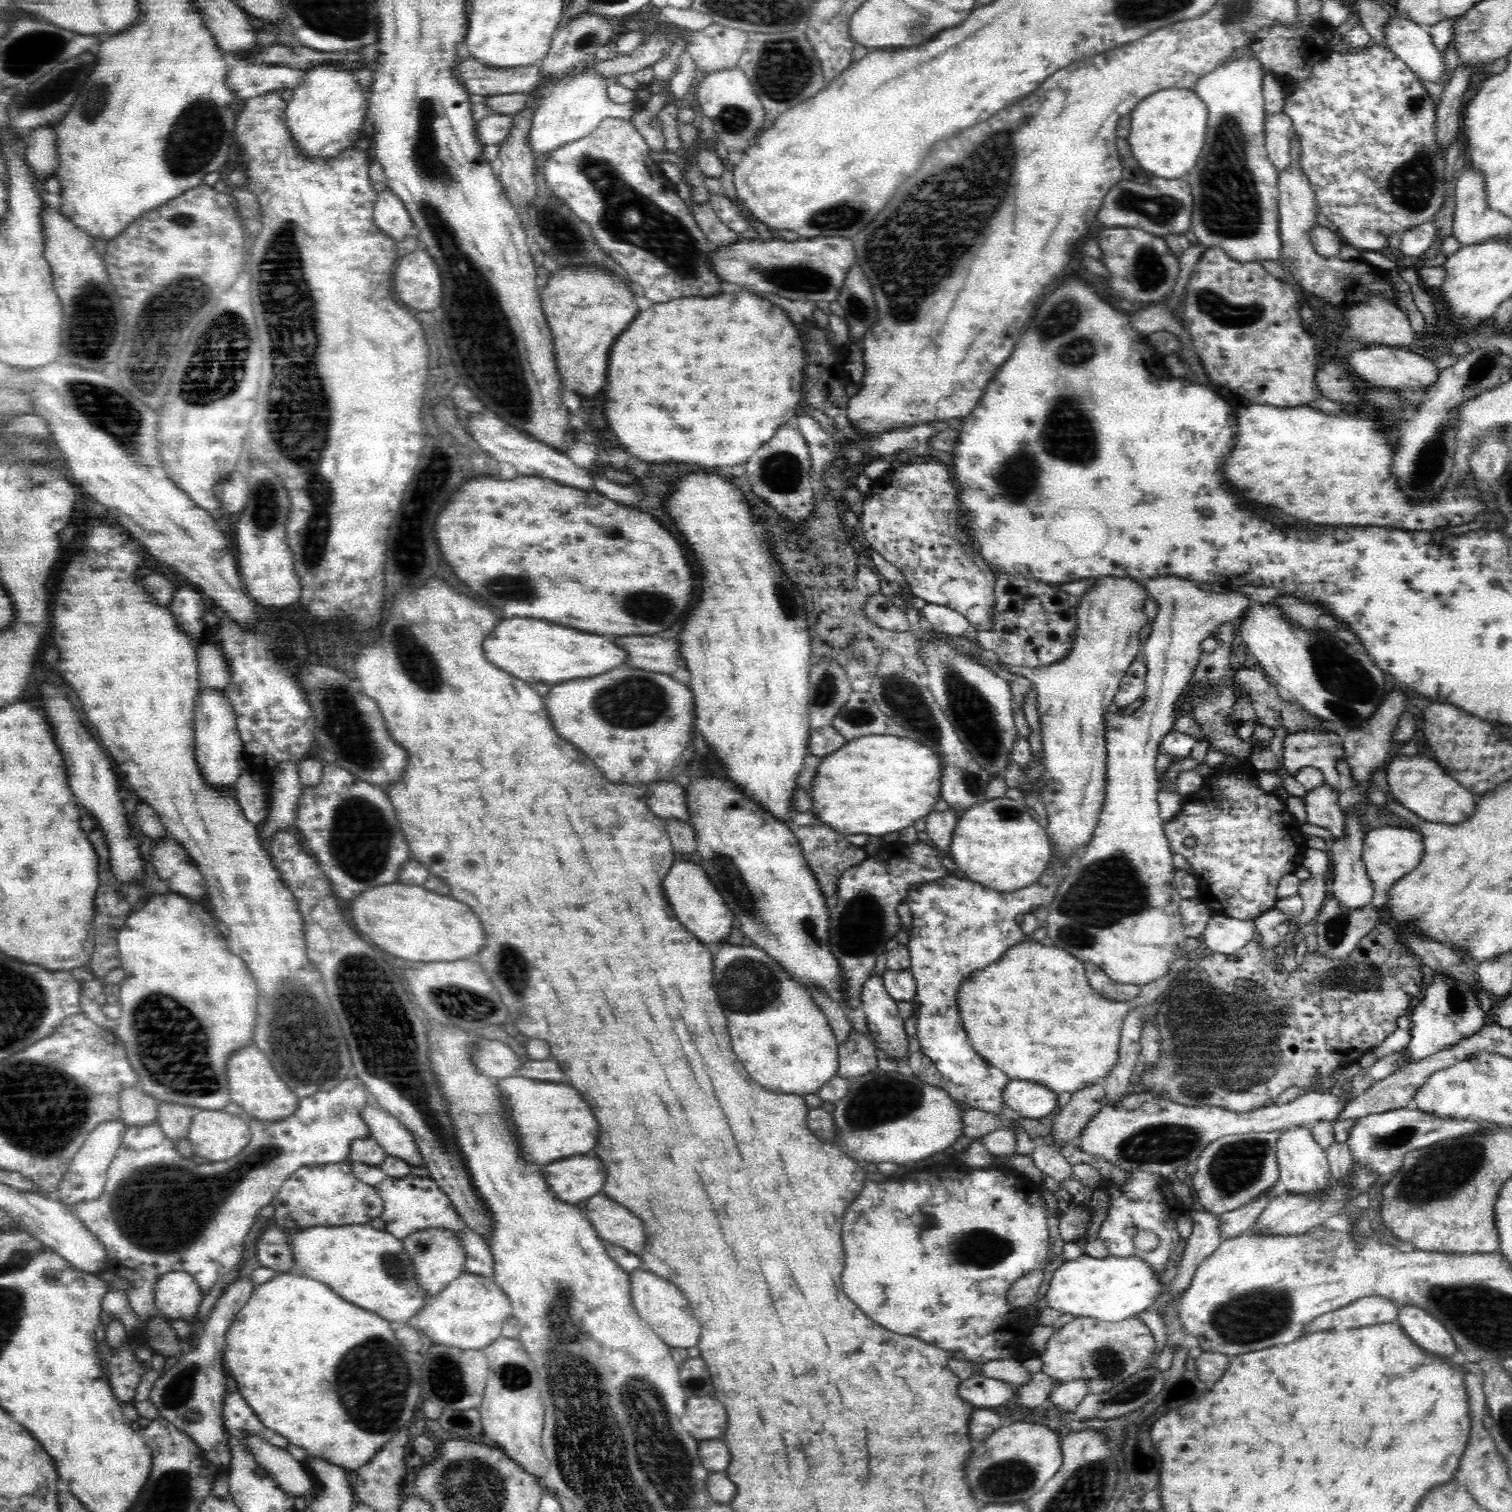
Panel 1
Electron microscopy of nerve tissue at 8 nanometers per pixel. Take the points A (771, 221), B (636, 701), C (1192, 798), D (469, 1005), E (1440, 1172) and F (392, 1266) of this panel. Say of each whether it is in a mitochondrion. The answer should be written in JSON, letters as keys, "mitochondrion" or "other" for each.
{"A":"other","B":"mitochondrion","C":"other","D":"mitochondrion","E":"mitochondrion","F":"mitochondrion"}

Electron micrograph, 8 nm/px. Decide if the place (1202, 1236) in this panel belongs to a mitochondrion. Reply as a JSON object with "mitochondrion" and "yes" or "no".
{"mitochondrion":"no"}

